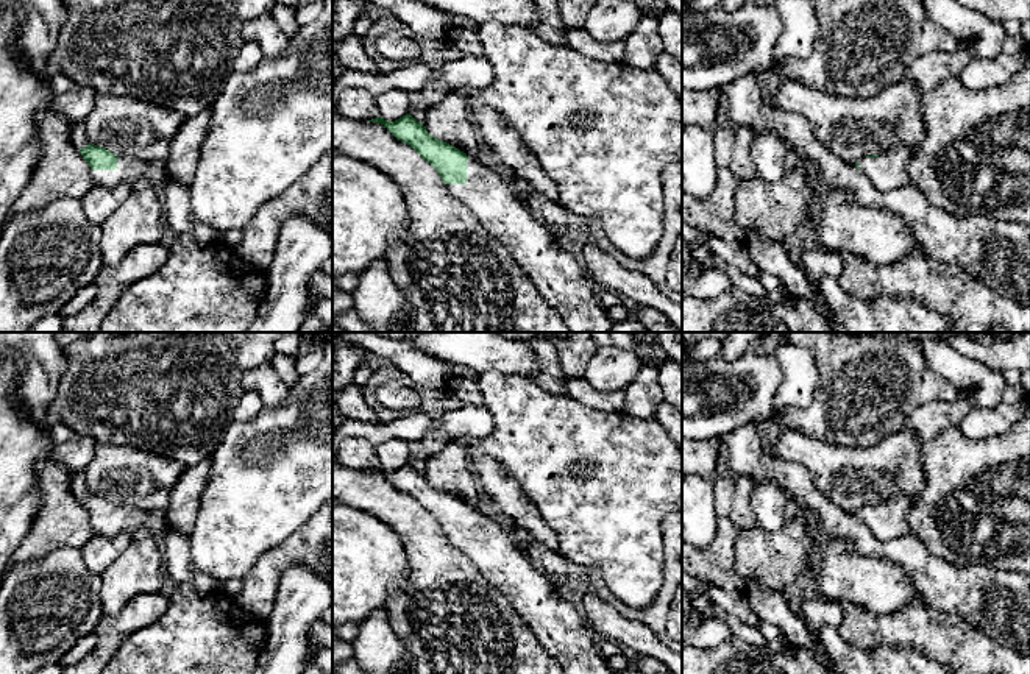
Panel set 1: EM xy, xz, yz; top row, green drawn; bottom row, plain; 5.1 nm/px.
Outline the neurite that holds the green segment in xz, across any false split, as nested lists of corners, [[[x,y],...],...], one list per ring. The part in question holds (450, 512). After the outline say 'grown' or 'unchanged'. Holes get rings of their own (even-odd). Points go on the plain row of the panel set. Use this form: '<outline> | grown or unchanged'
[[[410,463],[395,471],[382,466],[368,471],[384,474],[437,520],[449,545],[462,551],[488,585],[506,598],[565,674],[613,674],[601,652],[599,638],[588,627],[579,607],[562,598],[554,584],[532,565],[523,546],[498,516],[478,507],[470,509],[459,498],[435,488]]] | grown

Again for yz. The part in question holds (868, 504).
[[[896,495],[880,504],[866,506],[855,512],[868,530],[879,540],[886,541],[910,534],[908,513],[913,499],[905,495]]] | grown

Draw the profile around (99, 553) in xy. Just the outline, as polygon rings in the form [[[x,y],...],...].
[[[94,535],[83,548],[81,555],[87,569],[100,576],[131,543],[131,535]]]

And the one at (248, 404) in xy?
[[[240,392],[237,404],[234,407],[234,420],[236,421],[248,421],[262,407],[264,407],[262,401],[254,392]]]

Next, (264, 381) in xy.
[[[264,364],[240,376],[240,392],[254,392],[264,407],[276,407],[287,398],[289,387],[272,364]]]

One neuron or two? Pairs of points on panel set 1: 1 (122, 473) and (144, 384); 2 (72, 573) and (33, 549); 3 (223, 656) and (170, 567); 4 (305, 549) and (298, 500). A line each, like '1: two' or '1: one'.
1: two
2: two
3: two
4: two

